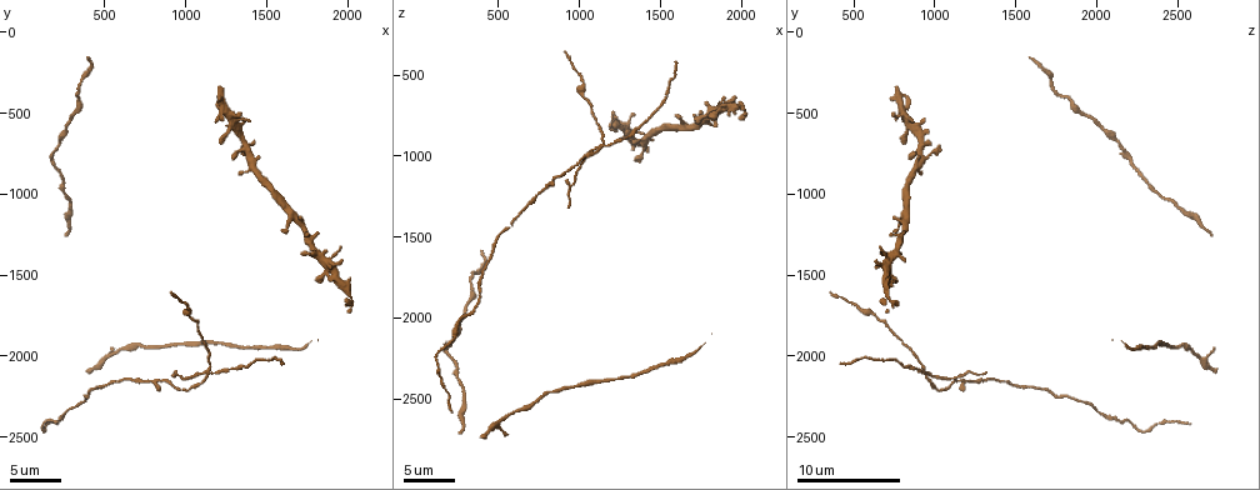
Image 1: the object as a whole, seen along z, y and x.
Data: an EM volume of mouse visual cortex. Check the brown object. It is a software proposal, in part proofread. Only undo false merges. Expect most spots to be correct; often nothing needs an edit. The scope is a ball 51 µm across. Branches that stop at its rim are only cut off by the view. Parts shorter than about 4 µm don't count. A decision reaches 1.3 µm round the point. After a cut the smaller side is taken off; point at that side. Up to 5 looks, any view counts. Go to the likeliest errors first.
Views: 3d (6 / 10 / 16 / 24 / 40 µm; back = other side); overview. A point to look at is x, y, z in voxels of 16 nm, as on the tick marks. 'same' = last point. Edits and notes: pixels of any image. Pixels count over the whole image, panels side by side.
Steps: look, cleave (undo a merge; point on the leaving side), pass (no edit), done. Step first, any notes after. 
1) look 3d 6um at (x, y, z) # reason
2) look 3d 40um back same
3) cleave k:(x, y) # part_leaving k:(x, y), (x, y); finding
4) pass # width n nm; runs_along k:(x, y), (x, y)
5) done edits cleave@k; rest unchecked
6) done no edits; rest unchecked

look 3d 10um at (1140, 2100, 940) # four-way junction

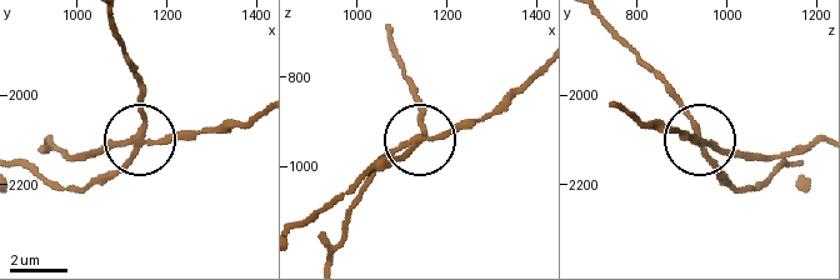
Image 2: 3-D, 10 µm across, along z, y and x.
cleave 2:(178, 135) # arms 4; part_leaving 2:(141, 144), (254, 123); two neurons meet here

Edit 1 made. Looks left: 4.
look 3d 16um at (420, 2200, 1700)

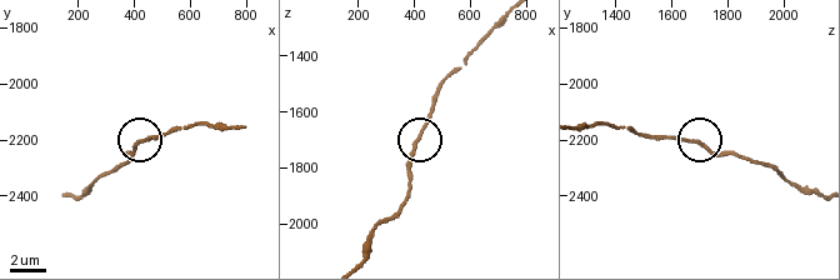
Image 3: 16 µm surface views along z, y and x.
look 3d 6um at (420, 2200, 1700) # zoom in

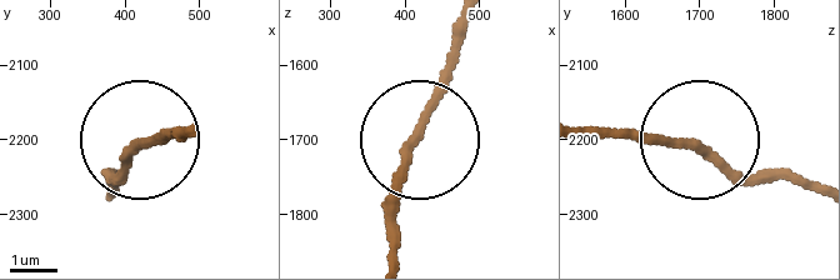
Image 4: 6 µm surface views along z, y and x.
pass # side_arm 53 um; runs_along 4:(695, 151), (814, 184); one neuron here

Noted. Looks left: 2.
look overview

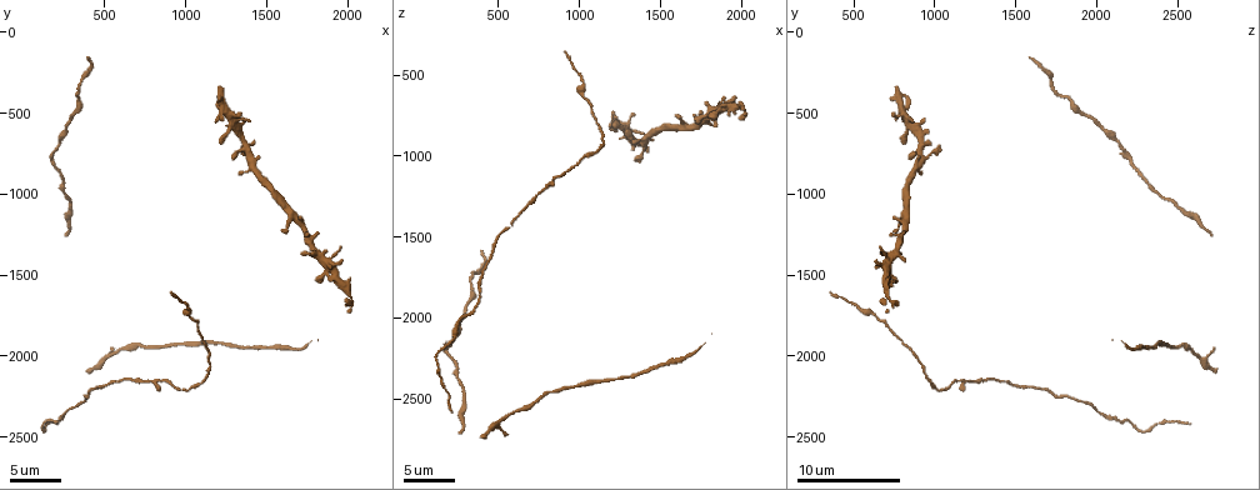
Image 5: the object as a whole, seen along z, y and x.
look 3d 6um at (1020, 1720, 560) # calibre changes

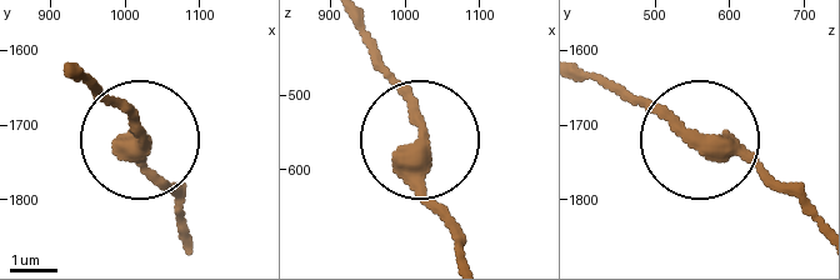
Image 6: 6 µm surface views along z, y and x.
pass # runs_along 6:(181, 215), (178, 188), (90, 76); continuous, no second neuron

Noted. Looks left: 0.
done edits cleave@2; rest unchecked

